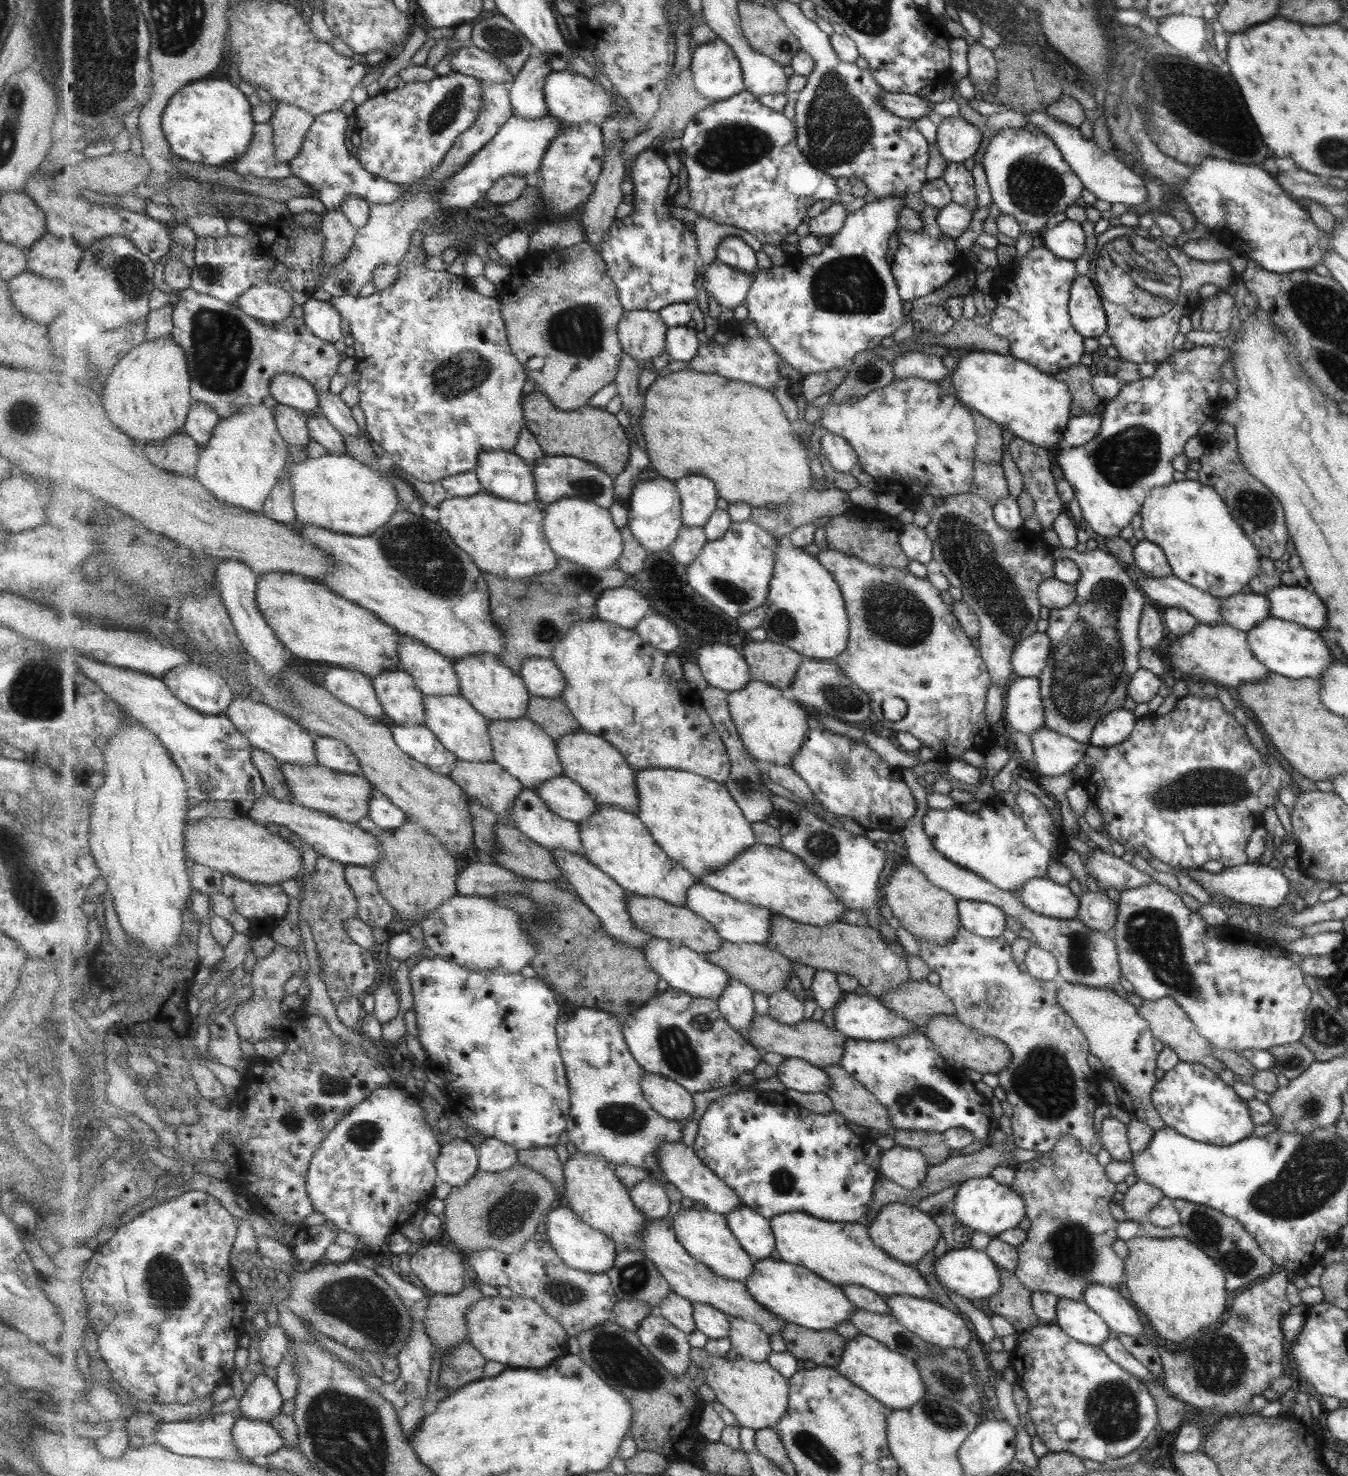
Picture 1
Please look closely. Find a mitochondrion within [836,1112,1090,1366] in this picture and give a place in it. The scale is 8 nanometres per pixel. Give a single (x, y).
(901, 1340)

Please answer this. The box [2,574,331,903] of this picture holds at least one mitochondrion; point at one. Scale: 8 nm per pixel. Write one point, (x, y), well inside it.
(37, 692)

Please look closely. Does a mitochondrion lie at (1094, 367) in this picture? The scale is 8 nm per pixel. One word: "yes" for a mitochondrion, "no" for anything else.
no

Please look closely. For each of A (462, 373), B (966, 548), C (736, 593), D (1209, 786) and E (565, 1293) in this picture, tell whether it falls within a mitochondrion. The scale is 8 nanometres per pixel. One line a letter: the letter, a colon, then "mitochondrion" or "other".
A: mitochondrion
B: mitochondrion
C: mitochondrion
D: mitochondrion
E: mitochondrion

